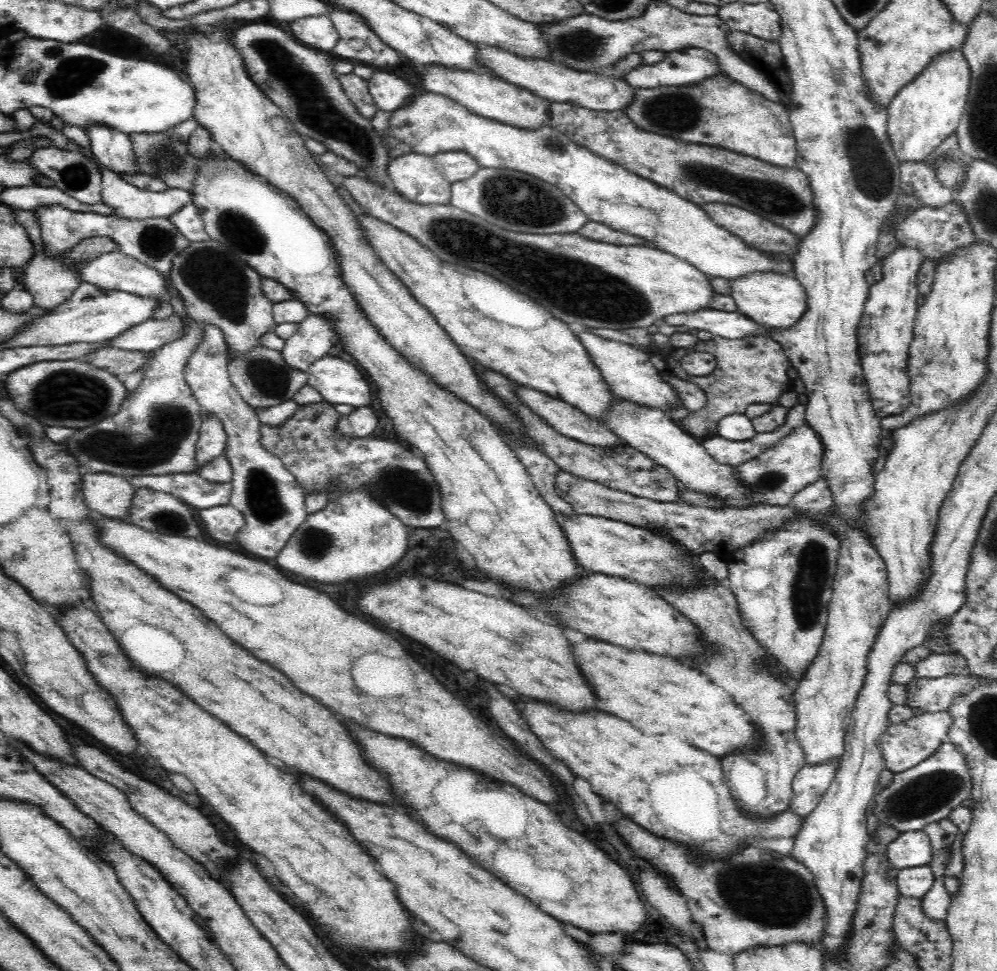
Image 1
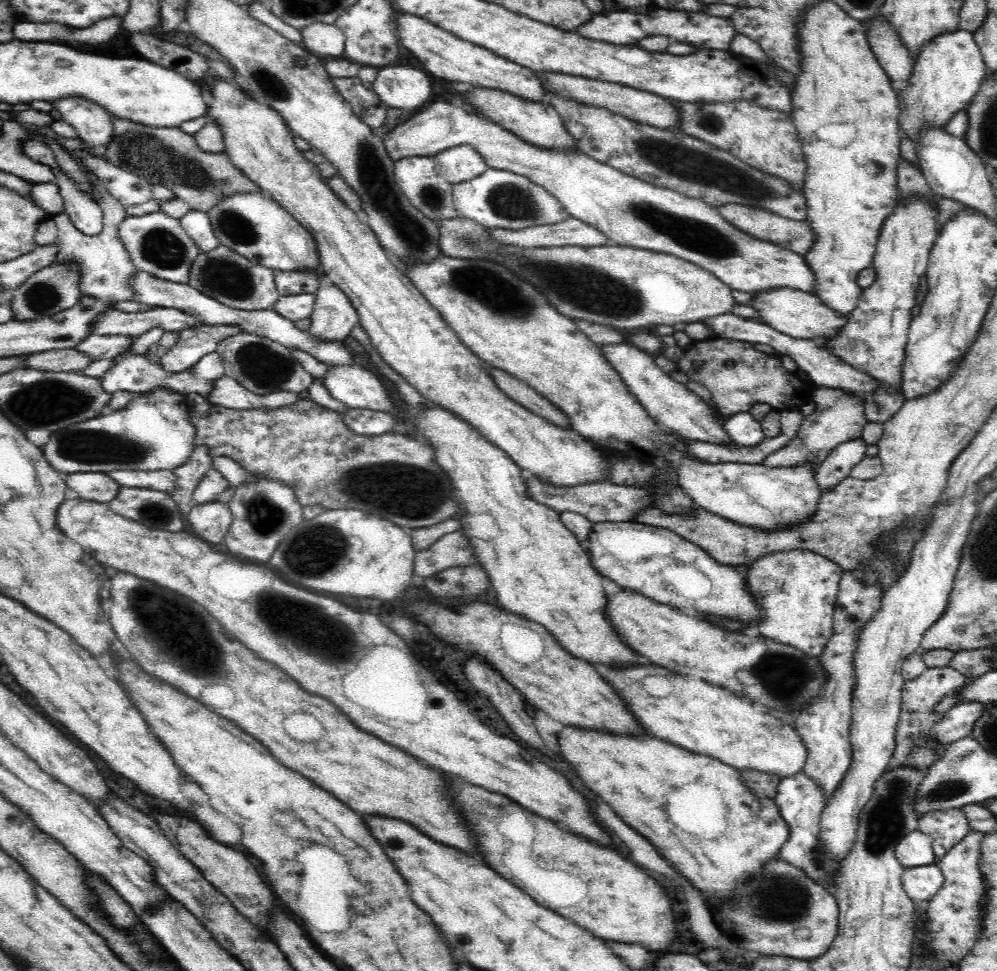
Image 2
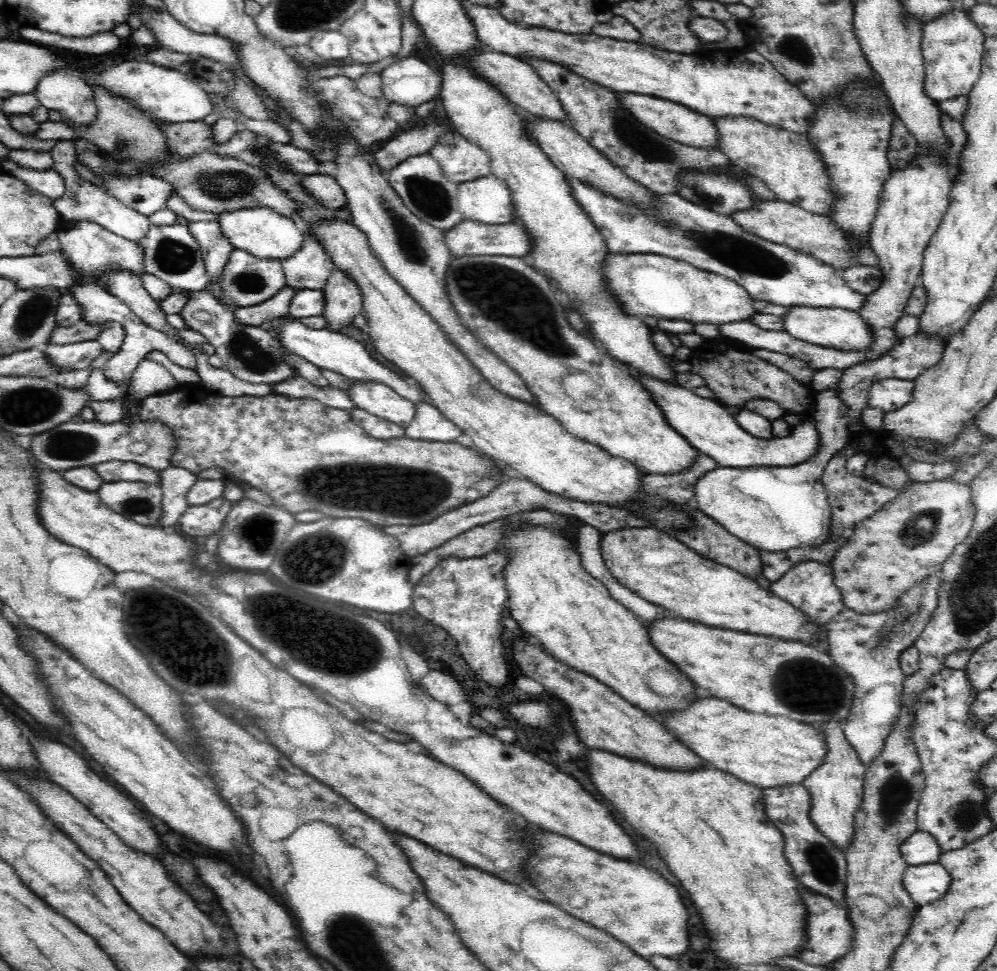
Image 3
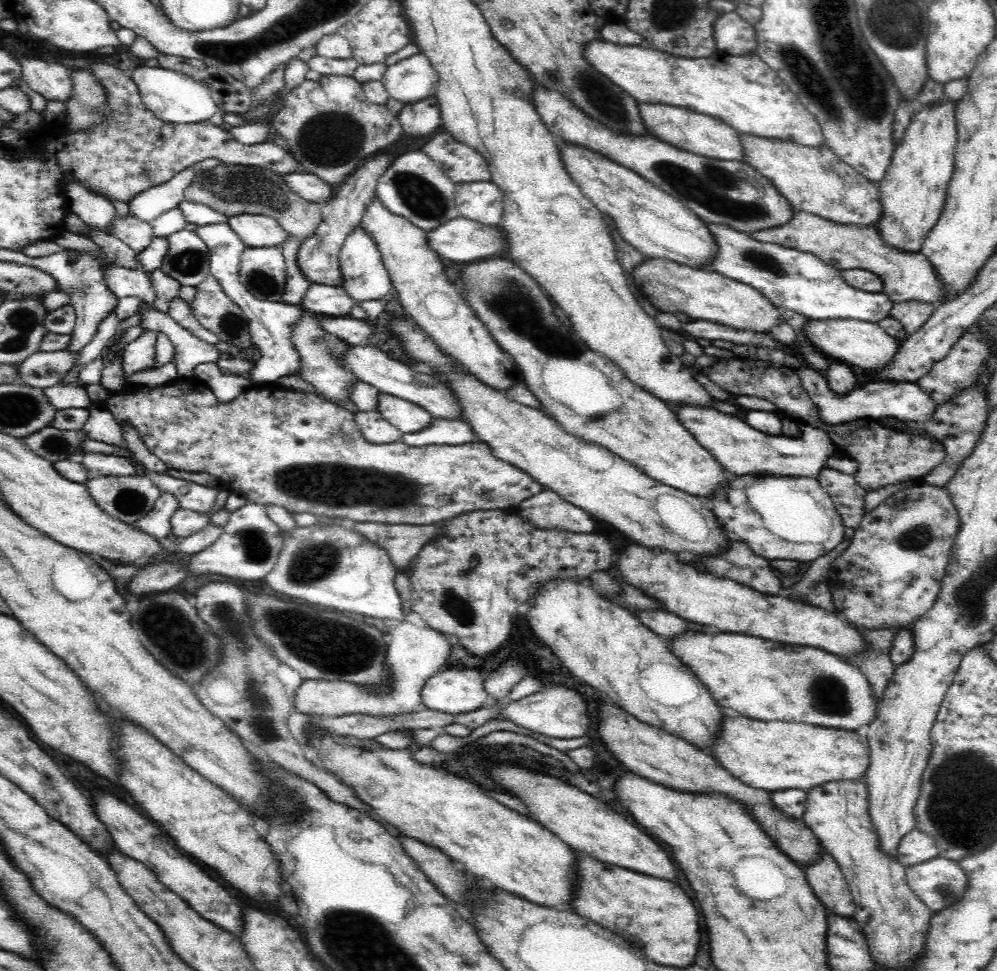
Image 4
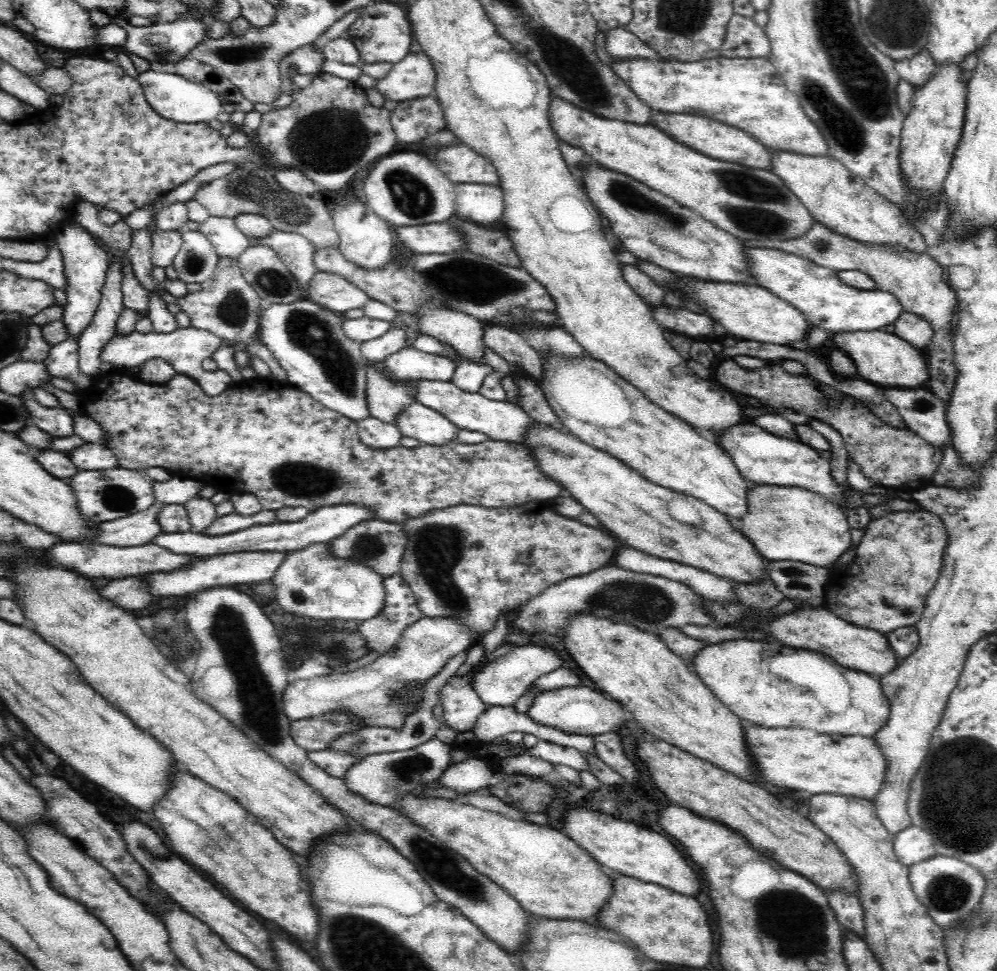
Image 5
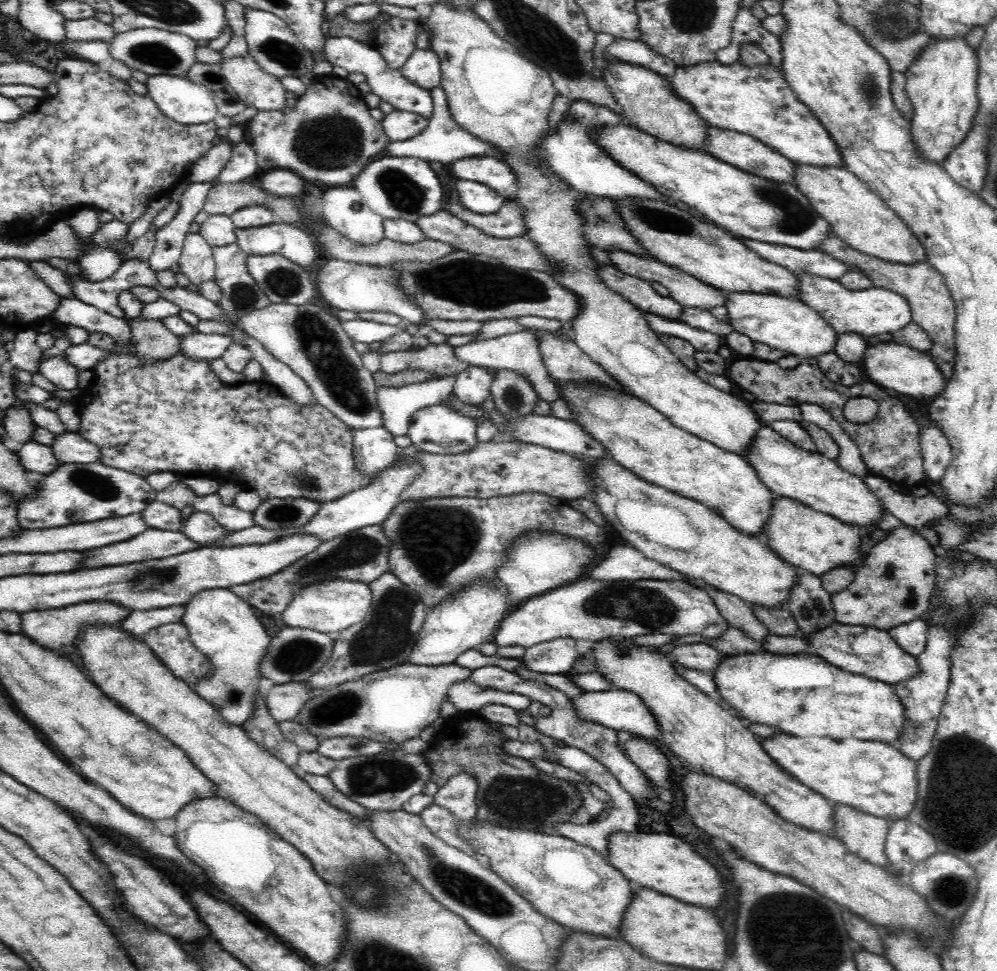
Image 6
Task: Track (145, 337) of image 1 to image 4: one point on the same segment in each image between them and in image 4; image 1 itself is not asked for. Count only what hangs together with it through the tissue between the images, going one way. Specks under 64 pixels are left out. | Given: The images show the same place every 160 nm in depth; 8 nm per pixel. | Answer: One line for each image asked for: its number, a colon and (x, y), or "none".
2: (97, 347)
3: (77, 356)
4: (40, 370)

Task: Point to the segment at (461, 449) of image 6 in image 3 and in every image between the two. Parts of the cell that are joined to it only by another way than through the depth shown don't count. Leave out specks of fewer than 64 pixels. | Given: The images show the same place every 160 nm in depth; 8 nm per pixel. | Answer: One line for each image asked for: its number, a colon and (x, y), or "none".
3: (378, 399)
4: (408, 418)
5: (430, 428)

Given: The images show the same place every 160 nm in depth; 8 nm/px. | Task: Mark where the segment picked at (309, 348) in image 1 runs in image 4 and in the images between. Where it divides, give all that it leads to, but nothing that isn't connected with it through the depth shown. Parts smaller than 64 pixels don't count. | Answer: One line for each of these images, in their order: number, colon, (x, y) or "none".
2: (333, 318)
3: (343, 300)
4: (365, 277)

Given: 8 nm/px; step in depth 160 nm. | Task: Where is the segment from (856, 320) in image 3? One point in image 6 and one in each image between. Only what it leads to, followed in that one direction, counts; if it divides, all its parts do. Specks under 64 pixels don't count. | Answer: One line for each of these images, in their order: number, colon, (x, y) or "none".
4: (866, 345)
5: (884, 359)
6: (896, 368)

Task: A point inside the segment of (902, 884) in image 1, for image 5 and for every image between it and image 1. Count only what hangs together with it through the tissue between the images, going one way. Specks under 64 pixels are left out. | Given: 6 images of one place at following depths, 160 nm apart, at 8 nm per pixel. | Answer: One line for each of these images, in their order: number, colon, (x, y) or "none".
2: (921, 883)
3: (926, 883)
4: (940, 883)
5: (951, 890)

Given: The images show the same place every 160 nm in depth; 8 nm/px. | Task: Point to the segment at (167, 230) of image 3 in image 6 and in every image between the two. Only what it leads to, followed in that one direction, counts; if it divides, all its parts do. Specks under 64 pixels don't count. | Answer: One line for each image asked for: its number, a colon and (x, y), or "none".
4: (188, 259)
5: (195, 262)
6: (196, 261)

